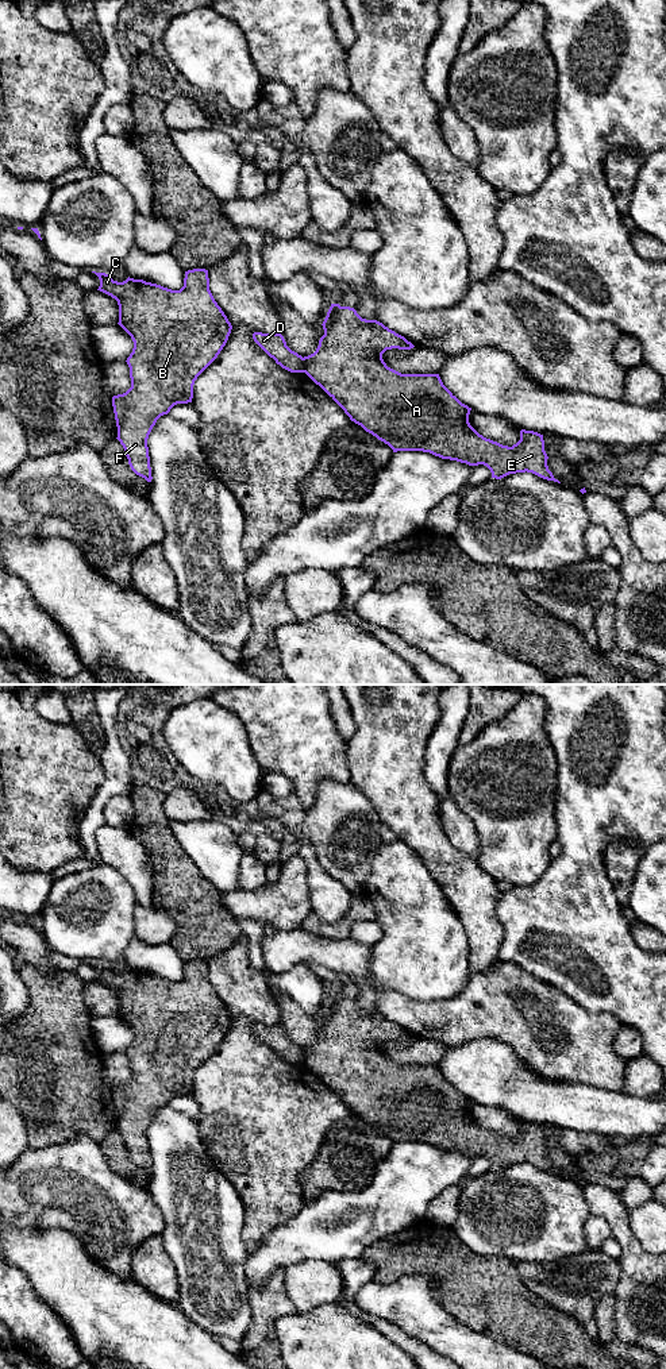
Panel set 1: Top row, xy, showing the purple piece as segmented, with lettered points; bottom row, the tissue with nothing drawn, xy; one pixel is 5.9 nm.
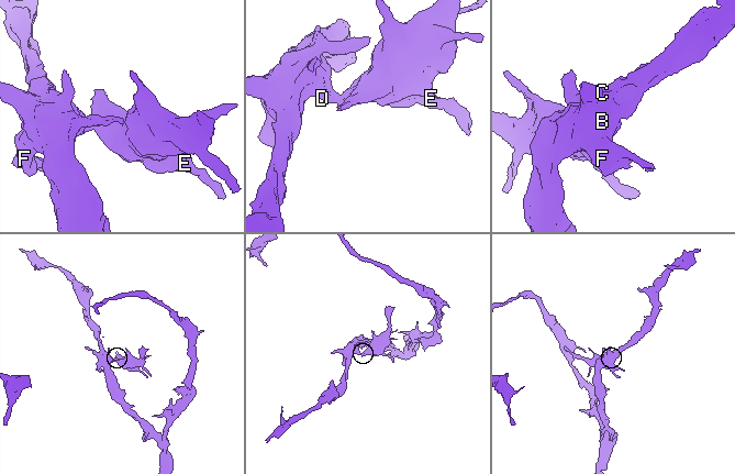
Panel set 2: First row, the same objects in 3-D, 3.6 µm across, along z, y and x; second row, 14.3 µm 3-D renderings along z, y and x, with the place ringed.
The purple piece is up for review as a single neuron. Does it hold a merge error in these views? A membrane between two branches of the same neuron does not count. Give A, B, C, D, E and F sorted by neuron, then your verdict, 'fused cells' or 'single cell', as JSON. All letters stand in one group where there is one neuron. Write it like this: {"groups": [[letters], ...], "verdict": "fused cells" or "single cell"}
{"groups": [["A", "E"], ["B", "C", "D", "F"]], "verdict": "fused cells"}

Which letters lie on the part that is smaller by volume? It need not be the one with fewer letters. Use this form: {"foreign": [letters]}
{"foreign": ["A", "E"]}

